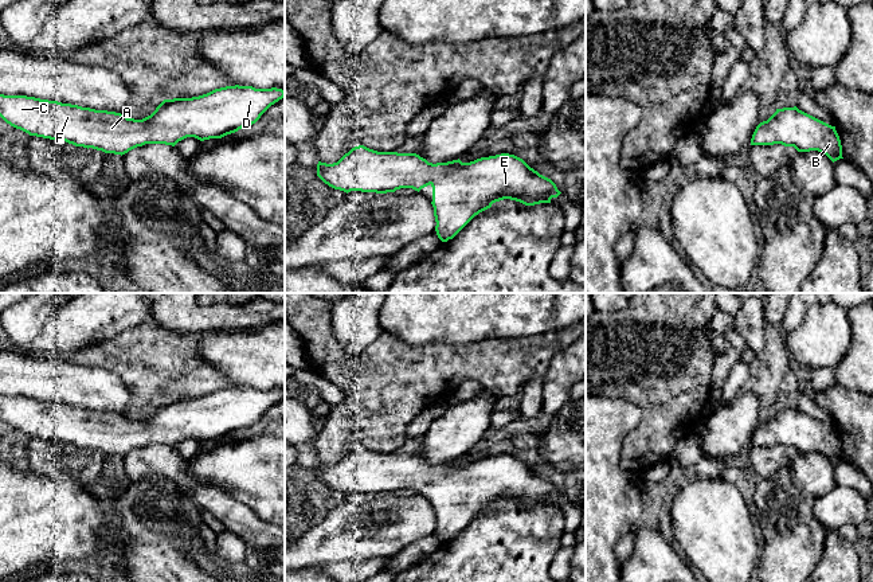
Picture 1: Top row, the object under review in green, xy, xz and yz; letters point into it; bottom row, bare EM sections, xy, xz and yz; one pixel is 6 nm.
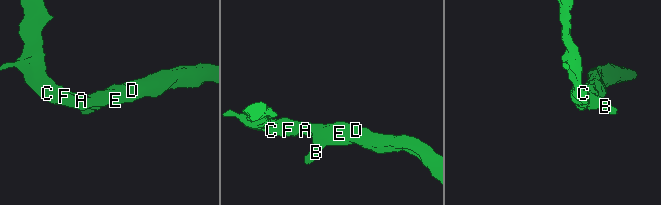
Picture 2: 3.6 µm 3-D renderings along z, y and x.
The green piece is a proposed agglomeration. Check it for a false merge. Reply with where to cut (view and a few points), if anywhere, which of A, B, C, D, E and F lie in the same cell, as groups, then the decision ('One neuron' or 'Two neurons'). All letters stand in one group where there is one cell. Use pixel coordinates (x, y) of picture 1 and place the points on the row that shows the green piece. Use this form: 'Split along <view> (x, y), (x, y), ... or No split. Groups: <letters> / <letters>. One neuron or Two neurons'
No split. Groups: A B C D E F. One neuron

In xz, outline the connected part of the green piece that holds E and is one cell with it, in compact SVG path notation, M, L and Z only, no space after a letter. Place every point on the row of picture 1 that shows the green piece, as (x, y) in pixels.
M359 145L337 163L318 161L317 176L329 187L347 194L351 191L387 194L400 188L412 188L419 192L431 185L435 231L442 242L453 239L475 215L490 208L496 202L510 199L525 206L535 206L551 203L552 198L561 194L551 179L509 153L481 157L470 163L462 163L458 159L432 164L416 153L377 152Z

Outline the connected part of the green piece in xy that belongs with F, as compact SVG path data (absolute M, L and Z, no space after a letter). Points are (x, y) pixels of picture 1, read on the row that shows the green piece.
M226 86L199 97L164 99L150 116L134 120L116 112L0 94L0 117L30 136L122 156L145 144L175 147L187 137L222 138L255 124L283 97L277 87Z

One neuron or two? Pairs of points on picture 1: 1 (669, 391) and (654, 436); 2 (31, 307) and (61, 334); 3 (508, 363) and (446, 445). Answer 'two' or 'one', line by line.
1: one
2: two
3: two

